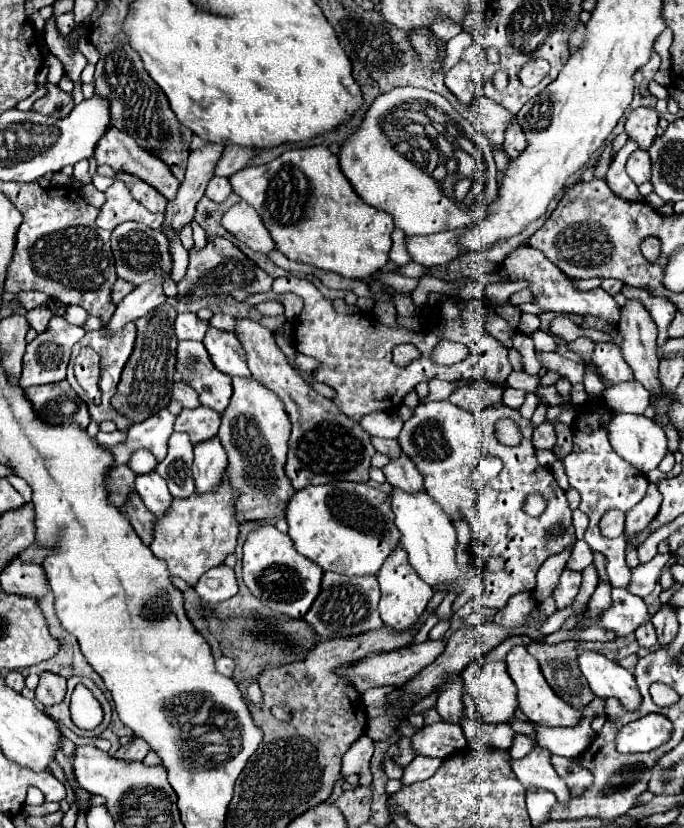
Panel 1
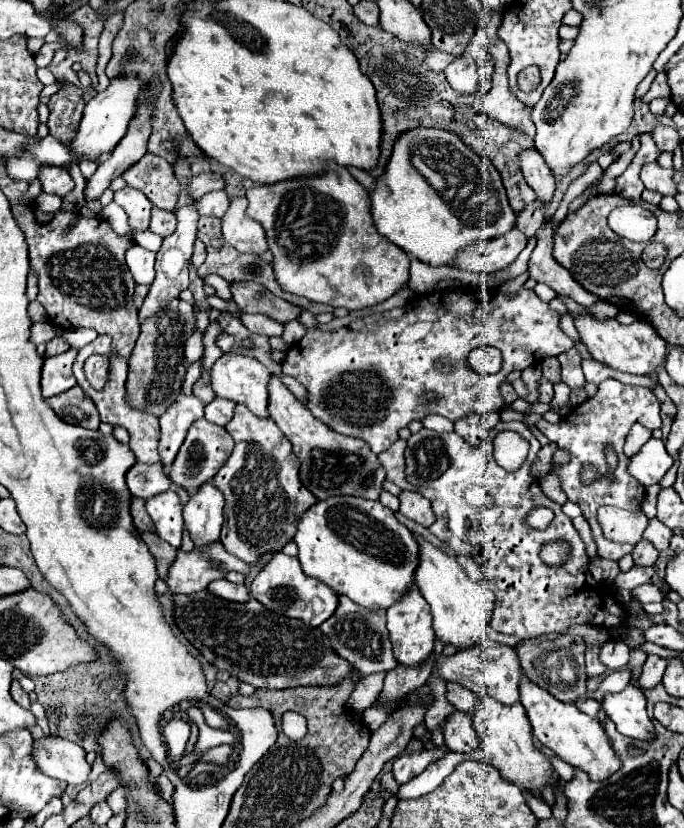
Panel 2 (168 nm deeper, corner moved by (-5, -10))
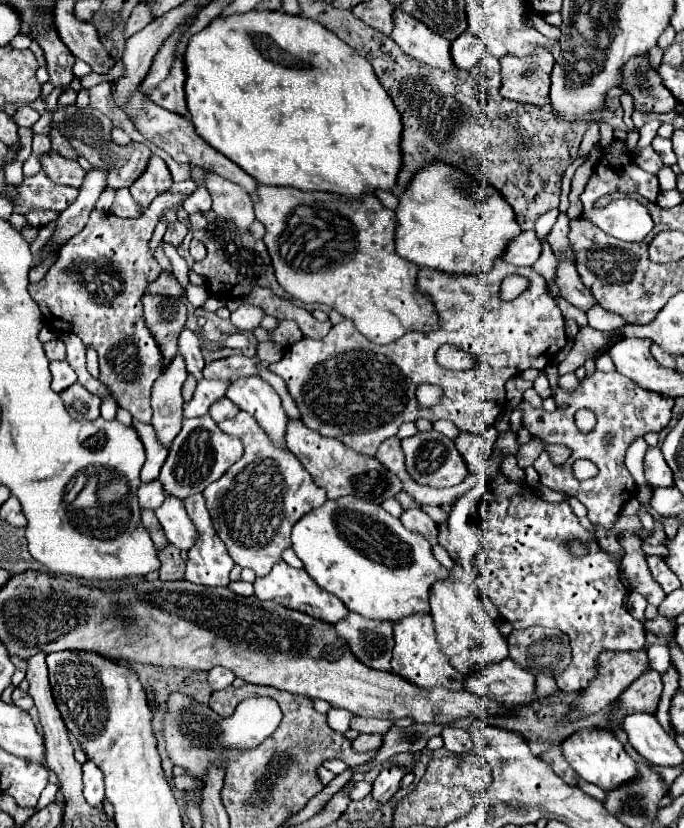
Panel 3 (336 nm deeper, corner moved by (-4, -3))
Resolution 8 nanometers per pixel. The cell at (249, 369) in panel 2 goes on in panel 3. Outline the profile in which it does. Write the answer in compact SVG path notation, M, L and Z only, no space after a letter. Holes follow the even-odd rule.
M260 376L240 378L230 384L226 394L240 410L252 414L258 426L268 434L276 448L288 450L284 442L284 430L288 424L288 416L282 410L280 396L276 390L264 382Z

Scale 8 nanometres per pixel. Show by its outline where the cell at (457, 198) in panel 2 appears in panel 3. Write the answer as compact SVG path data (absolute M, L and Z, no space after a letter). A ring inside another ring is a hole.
M448 164L426 166L414 176L410 188L400 198L396 218L396 252L416 266L428 266L452 274L488 274L500 254L508 248L508 242L522 232L512 208L492 186L474 186L466 174Z

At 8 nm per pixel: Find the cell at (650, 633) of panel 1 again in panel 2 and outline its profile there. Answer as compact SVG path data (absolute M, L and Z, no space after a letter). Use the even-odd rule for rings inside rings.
M649 655L647 657L647 661L645 661L645 665L643 665L643 673L641 673L641 677L639 677L639 687L641 689L651 689L651 687L655 687L659 681L661 681L661 677L663 677L663 671L665 671L665 659L661 659L659 655Z

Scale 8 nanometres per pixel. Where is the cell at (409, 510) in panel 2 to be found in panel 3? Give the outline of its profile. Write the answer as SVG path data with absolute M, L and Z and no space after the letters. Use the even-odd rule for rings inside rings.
M416 508L416 510L404 510L404 514L400 516L400 522L408 530L412 530L416 534L422 534L432 546L438 544L438 528L436 528L434 520L424 510L420 510L420 508Z

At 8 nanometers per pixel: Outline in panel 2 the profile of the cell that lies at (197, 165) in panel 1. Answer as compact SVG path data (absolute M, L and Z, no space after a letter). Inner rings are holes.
M195 201L189 203L189 205L177 207L175 215L177 215L177 229L175 229L173 235L163 239L163 245L157 251L157 263L155 263L157 277L155 277L155 281L153 281L153 285L151 285L143 305L139 309L139 323L149 319L153 313L157 313L169 301L173 301L189 285L189 259L191 259L191 253L193 253L193 241L197 239L197 221L199 221Z

